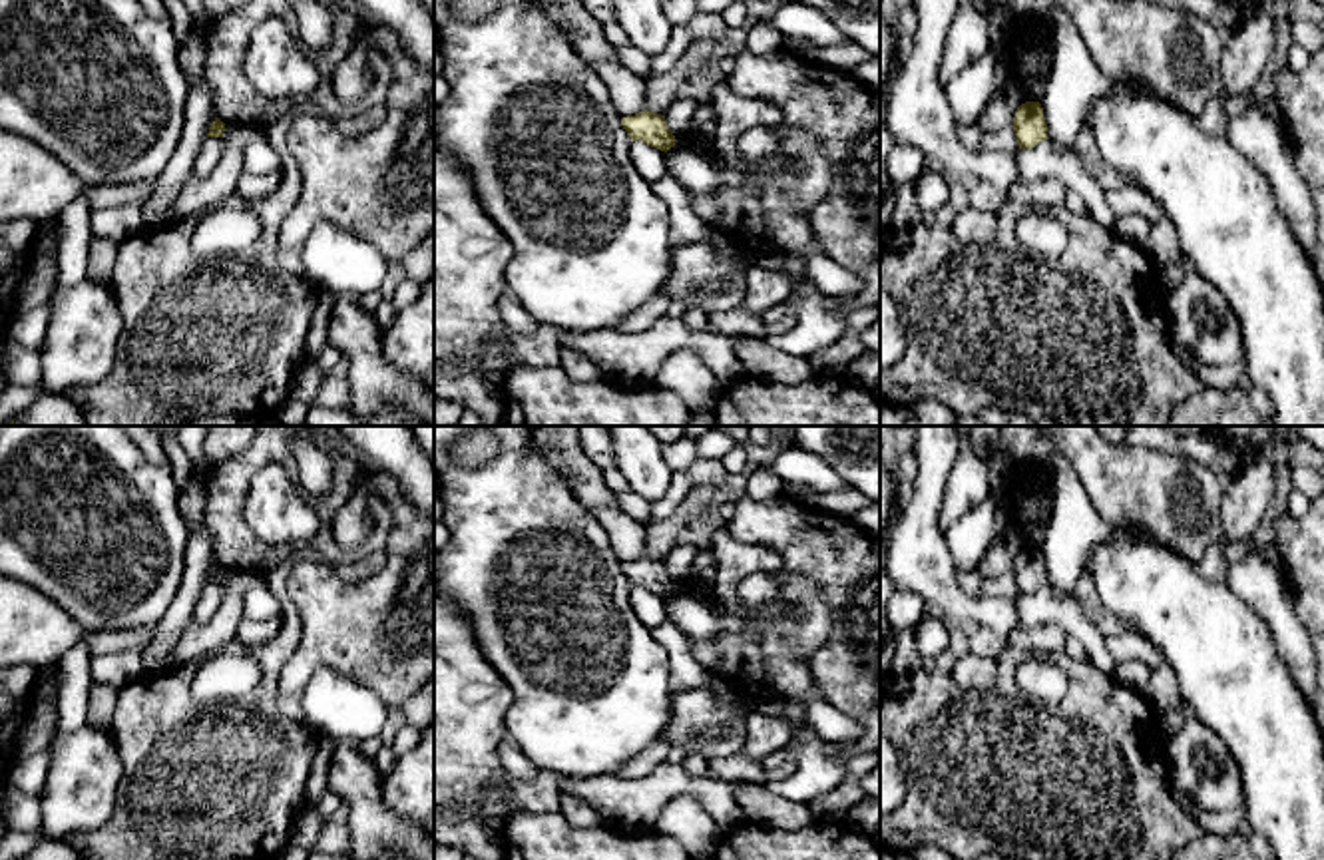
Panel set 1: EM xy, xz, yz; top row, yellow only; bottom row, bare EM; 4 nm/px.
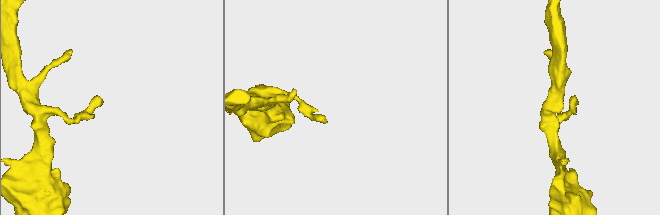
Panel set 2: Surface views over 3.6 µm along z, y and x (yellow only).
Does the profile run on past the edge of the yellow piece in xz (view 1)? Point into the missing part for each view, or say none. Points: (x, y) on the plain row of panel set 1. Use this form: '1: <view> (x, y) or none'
1: none

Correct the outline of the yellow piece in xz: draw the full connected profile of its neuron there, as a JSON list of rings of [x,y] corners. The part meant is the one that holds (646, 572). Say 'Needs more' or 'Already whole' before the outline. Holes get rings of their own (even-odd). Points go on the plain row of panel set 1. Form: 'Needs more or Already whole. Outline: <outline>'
Already whole. Outline: [[[639,557],[635,561],[621,563],[621,571],[631,587],[643,587],[661,597],[675,593],[675,581],[671,579],[665,561],[653,557]]]

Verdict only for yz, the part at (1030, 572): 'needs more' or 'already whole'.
already whole

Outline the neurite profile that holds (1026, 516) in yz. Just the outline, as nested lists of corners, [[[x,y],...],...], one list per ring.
[[[1039,496],[1025,498],[1023,504],[1009,514],[1005,539],[1017,549],[1031,547],[1029,532],[1039,522],[1043,500]]]

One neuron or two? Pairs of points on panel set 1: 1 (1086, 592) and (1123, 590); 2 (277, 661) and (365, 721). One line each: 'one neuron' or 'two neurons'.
1: two neurons
2: two neurons

